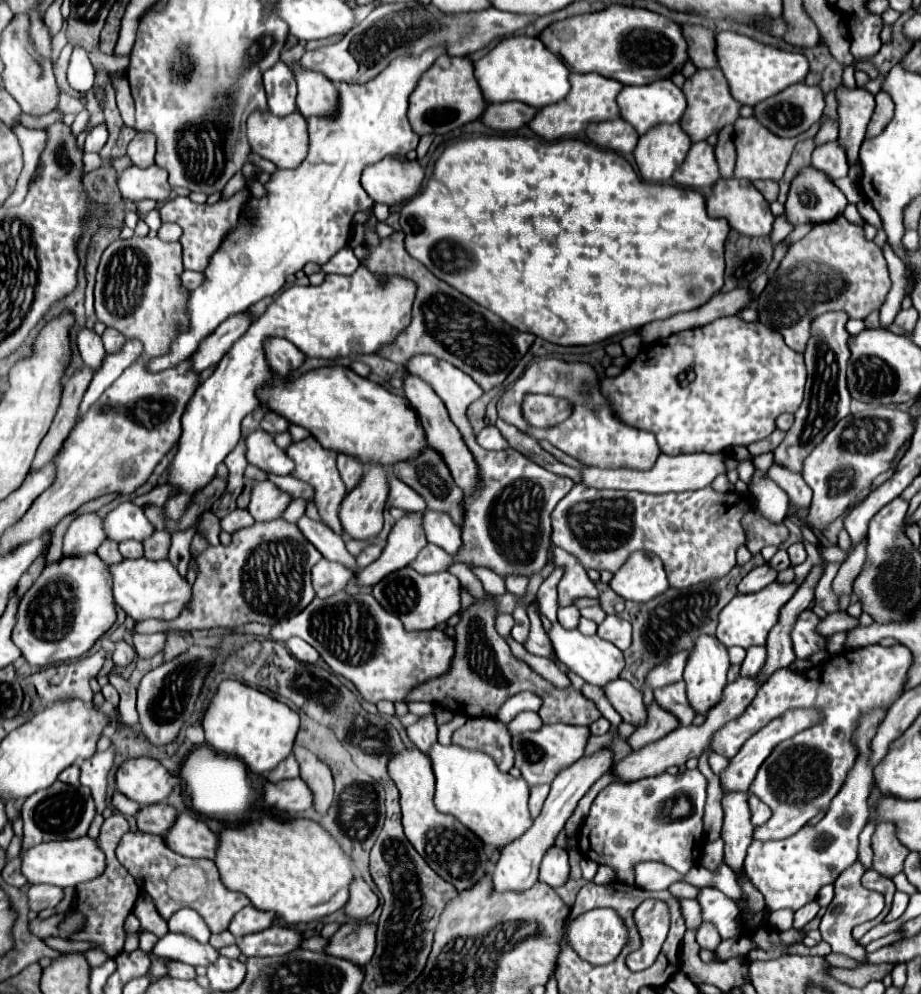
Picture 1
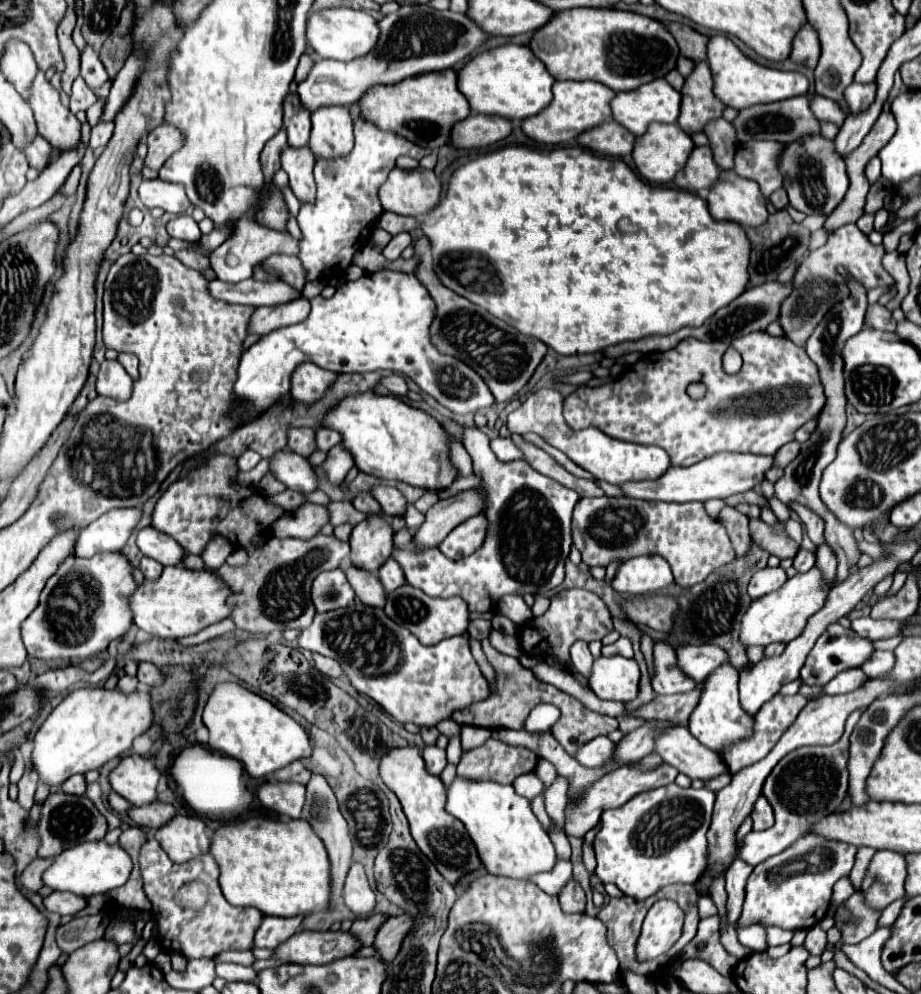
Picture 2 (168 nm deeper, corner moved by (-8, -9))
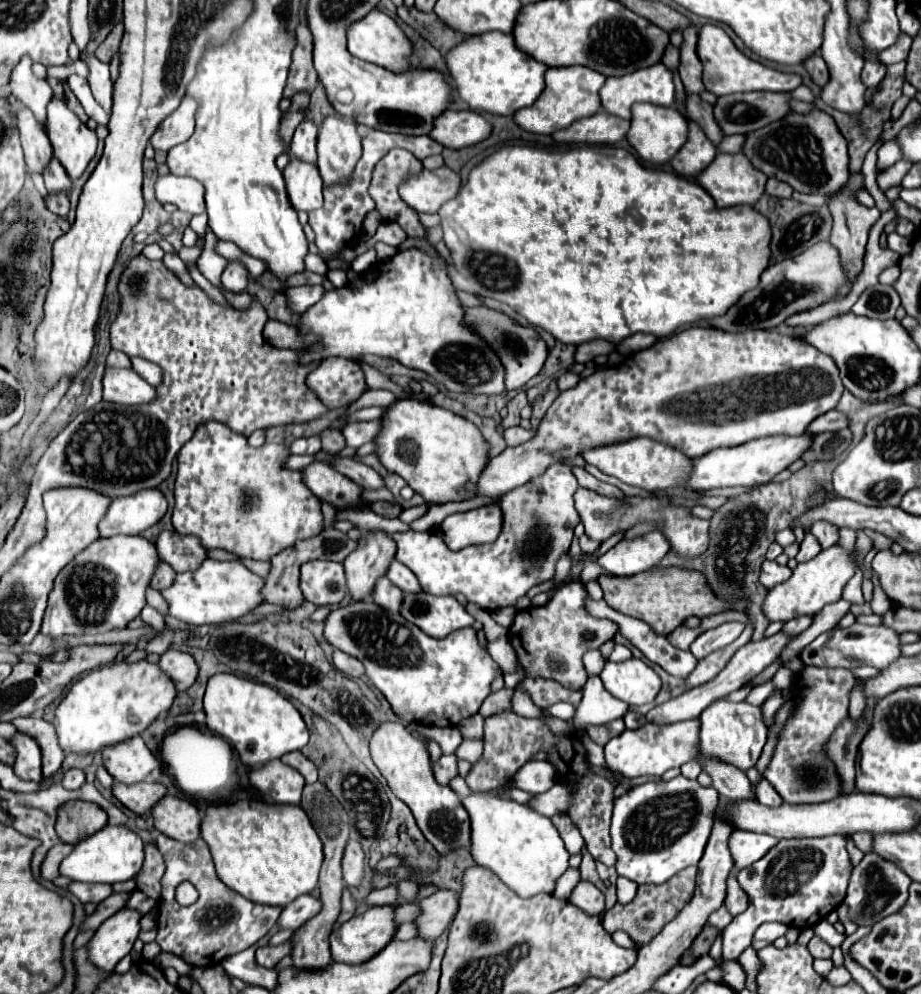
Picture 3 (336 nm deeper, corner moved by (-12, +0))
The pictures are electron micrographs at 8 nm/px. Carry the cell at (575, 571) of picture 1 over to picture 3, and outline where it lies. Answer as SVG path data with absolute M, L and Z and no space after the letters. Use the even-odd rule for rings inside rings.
M571 581L561 587L553 599L543 607L527 607L517 613L511 631L507 633L511 647L517 655L525 677L541 677L561 683L567 689L583 689L587 673L583 667L583 655L589 649L599 649L605 641L613 639L617 625L609 619L595 619L585 613L583 601L587 597L585 585L581 581Z

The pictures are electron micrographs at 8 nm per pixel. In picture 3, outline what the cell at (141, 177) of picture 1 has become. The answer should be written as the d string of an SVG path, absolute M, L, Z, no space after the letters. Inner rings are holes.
M177 175L159 177L155 183L155 195L161 203L173 203L185 213L191 215L205 213L201 183L193 181L191 177L177 177Z

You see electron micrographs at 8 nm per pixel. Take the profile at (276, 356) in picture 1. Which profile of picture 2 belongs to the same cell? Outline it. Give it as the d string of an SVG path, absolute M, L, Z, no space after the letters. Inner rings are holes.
M301 362L291 376L291 396L299 402L315 402L335 378L337 374L323 370L313 362Z

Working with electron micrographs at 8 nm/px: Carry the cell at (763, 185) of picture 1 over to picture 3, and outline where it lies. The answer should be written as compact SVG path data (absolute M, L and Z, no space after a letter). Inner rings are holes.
M771 177L769 181L767 181L767 189L765 189L769 195L775 195L775 197L791 197L791 193L793 193L793 189L787 185L787 183L781 183L781 181L777 181L775 177Z

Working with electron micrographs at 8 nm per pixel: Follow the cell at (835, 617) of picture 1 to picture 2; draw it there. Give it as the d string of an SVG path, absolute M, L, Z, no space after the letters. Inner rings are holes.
M857 618L851 622L851 628L869 640L893 638L901 634L901 622L895 620L873 620L873 618Z

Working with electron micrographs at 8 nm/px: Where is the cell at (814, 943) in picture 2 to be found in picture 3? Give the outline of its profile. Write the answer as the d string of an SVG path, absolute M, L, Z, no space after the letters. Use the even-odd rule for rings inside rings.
M813 937L811 941L809 941L809 953L813 955L813 957L819 957L819 959L831 959L831 953L833 953L833 949L823 941L823 939L819 939L819 937Z

